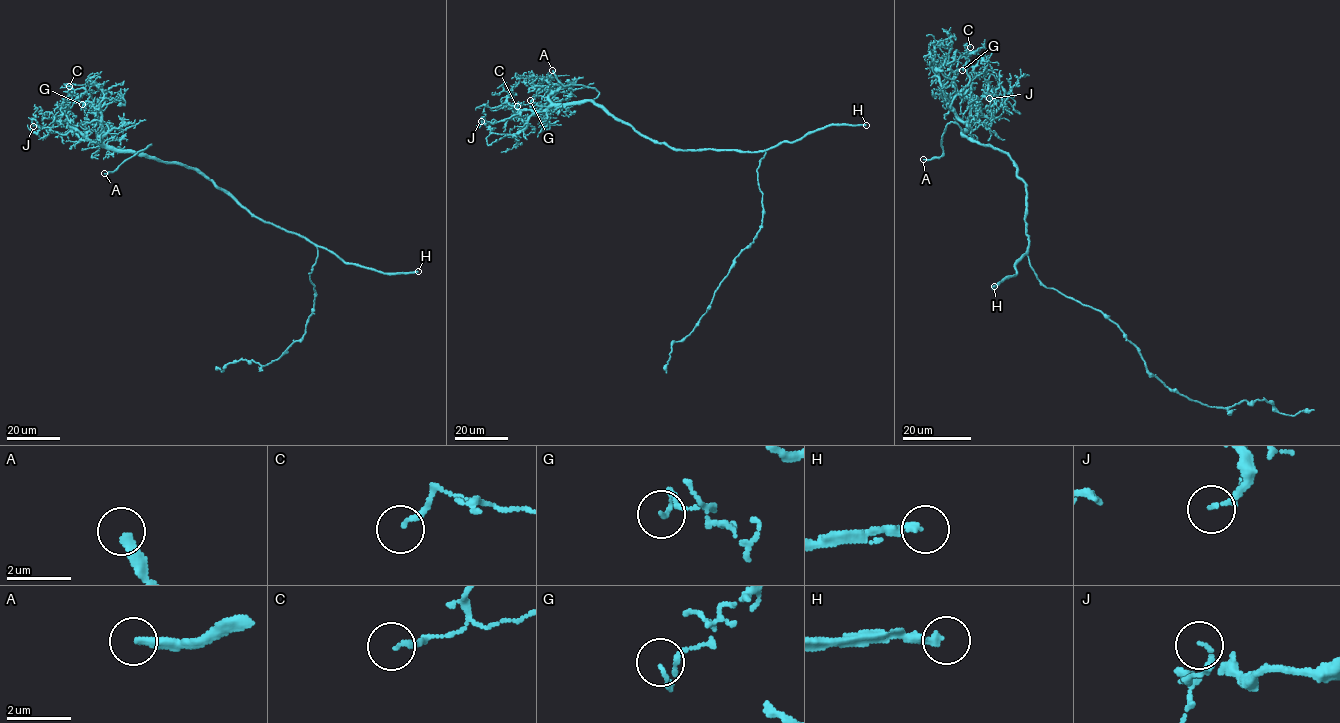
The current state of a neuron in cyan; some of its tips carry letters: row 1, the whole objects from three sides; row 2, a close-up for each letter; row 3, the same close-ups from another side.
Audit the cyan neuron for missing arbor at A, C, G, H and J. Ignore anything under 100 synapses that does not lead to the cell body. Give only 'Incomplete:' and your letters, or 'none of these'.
Incomplete: A, H

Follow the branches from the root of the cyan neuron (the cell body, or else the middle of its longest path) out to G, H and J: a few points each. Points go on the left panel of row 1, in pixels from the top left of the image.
G: (284, 230), (252, 215), (192, 169), (109, 149), (101, 143), (101, 123), (89, 122), (91, 105), (82, 104)
H: (284, 230), (326, 248), (347, 263), (384, 273), (418, 271)
J: (284, 230), (252, 215), (192, 169), (108, 149), (74, 129), (65, 134), (47, 132), (34, 119), (33, 126)

